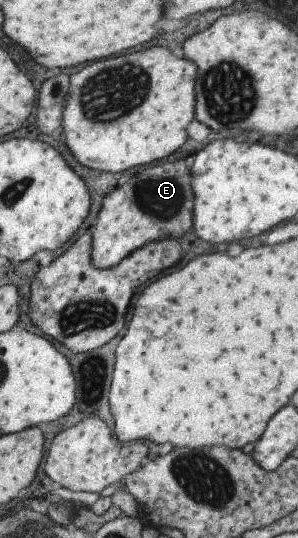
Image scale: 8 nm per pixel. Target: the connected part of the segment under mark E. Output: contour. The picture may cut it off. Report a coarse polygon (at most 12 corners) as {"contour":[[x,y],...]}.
{"contour":[[141,170],[103,200],[90,262],[115,266],[191,226],[189,170]]}

